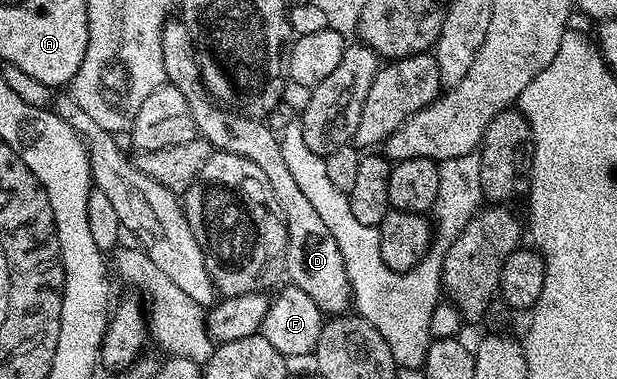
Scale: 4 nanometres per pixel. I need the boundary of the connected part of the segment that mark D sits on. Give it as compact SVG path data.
M171 18L164 23L161 62L165 62L166 83L174 84L177 90L181 90L181 94L185 94L185 102L189 102L196 133L202 139L208 140L212 149L241 154L241 158L257 162L265 178L269 178L269 186L273 186L273 194L287 227L286 279L291 279L288 281L294 287L305 290L305 294L309 294L309 298L313 298L313 302L317 302L317 306L325 314L346 313L353 304L353 282L347 276L345 260L341 258L341 246L337 246L337 238L329 234L329 226L325 226L321 214L313 210L309 198L305 198L297 181L293 179L293 173L287 169L276 130L263 120L242 116L237 111L216 104L207 95L203 79L199 77L197 49L191 43L191 35L182 19Z

